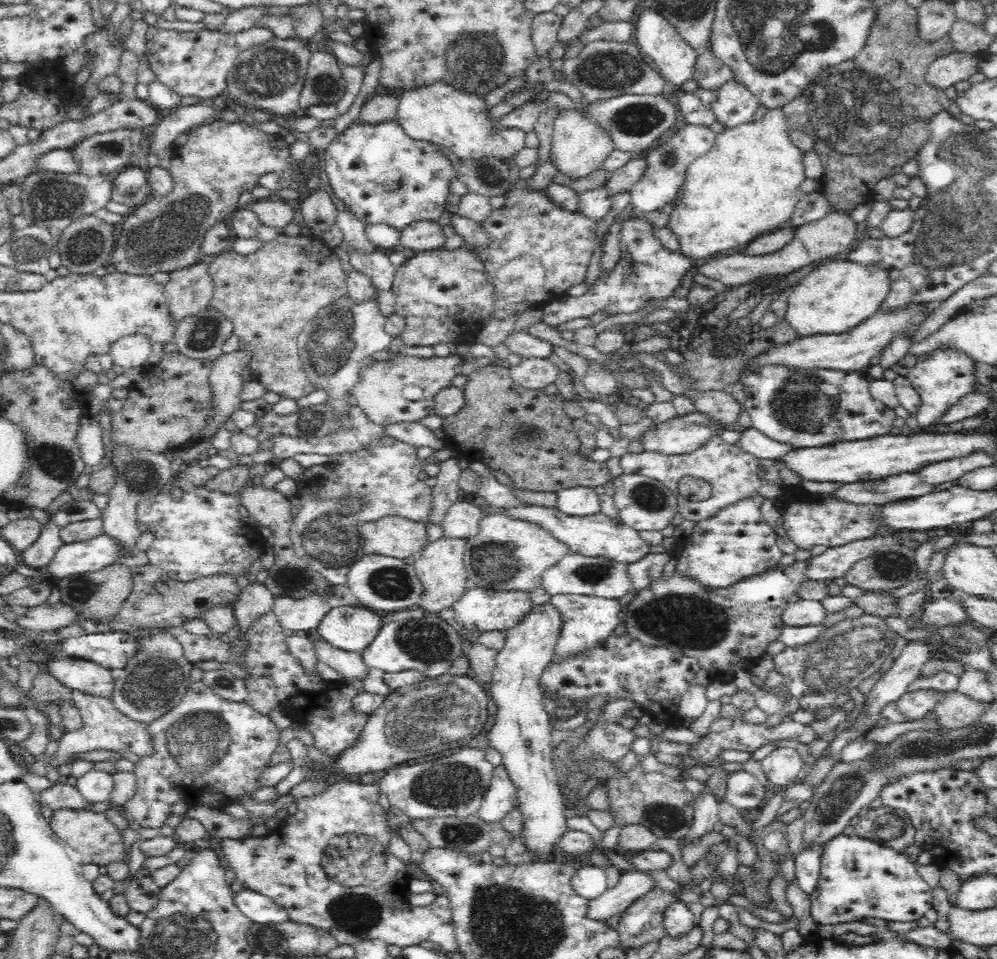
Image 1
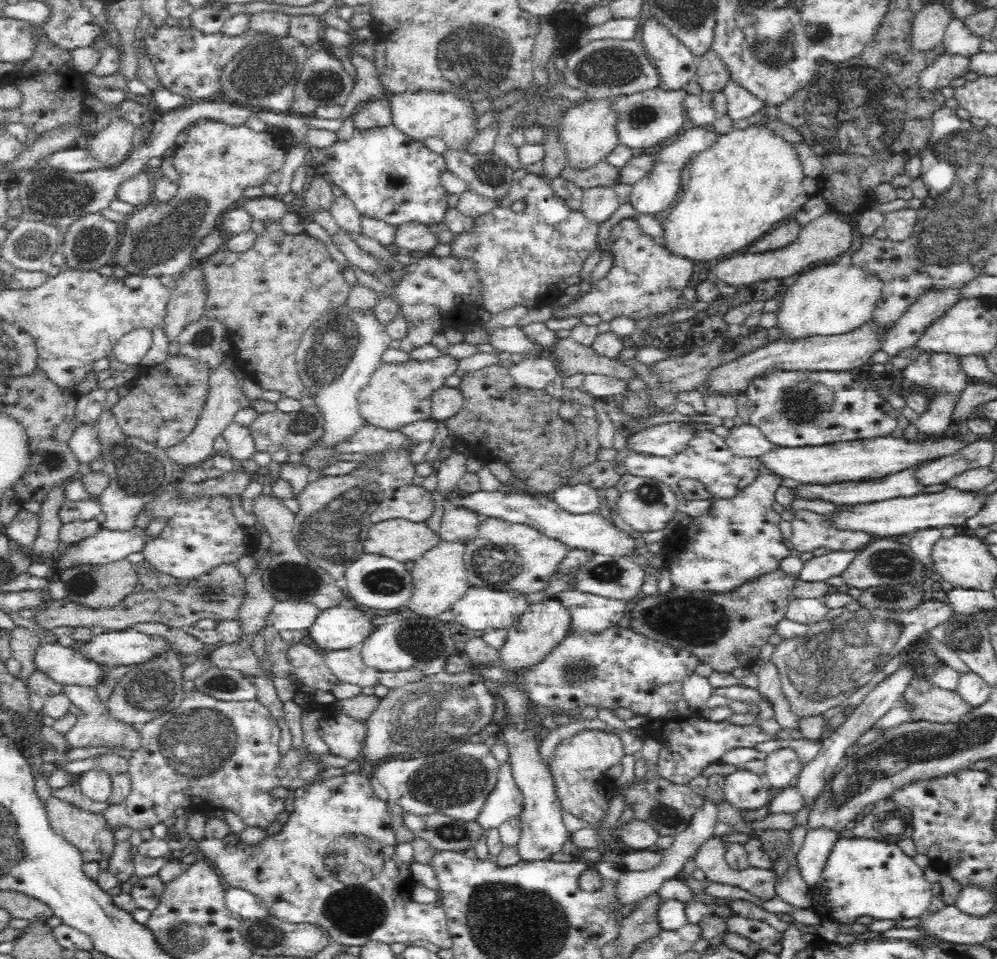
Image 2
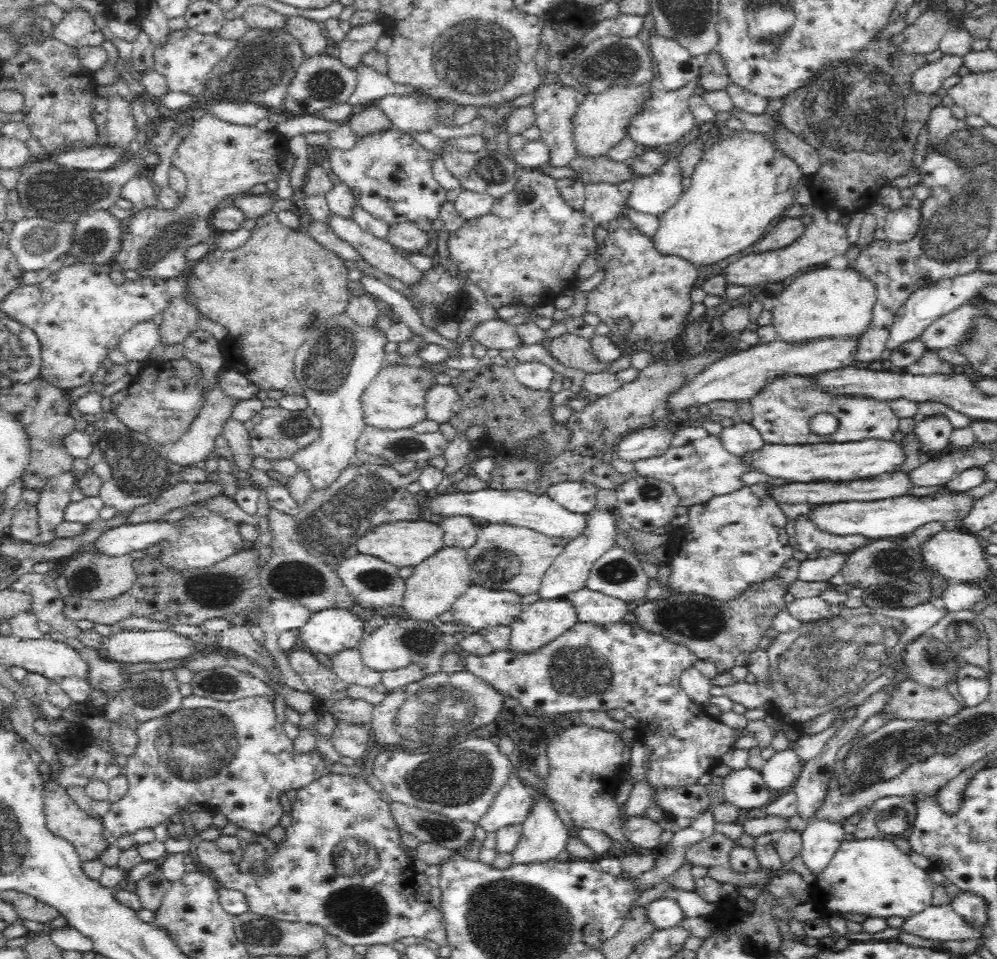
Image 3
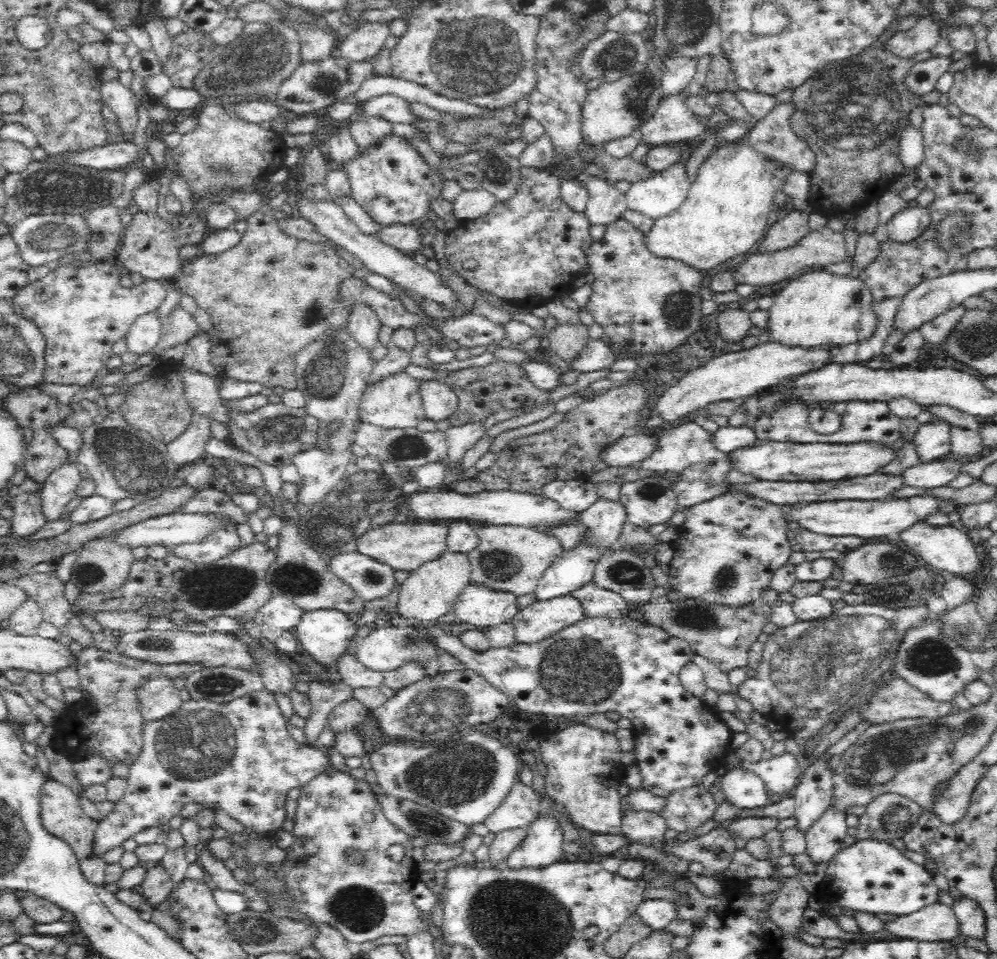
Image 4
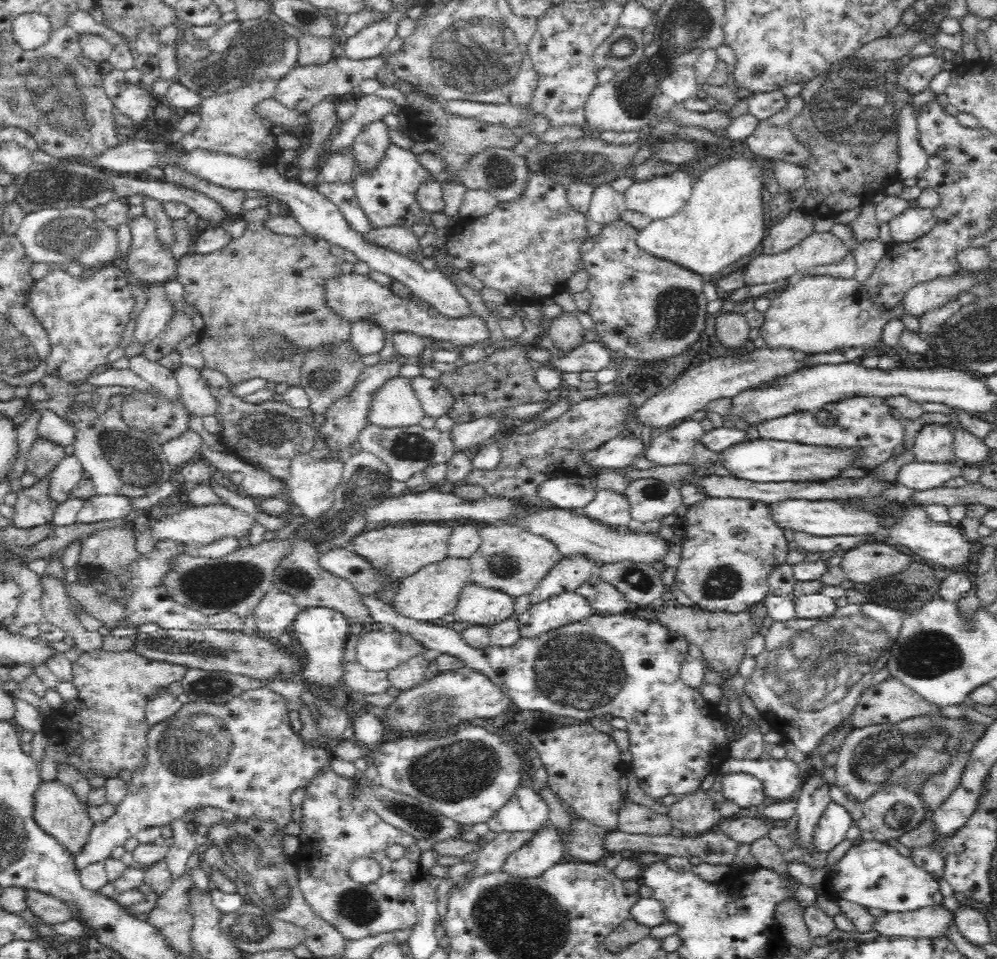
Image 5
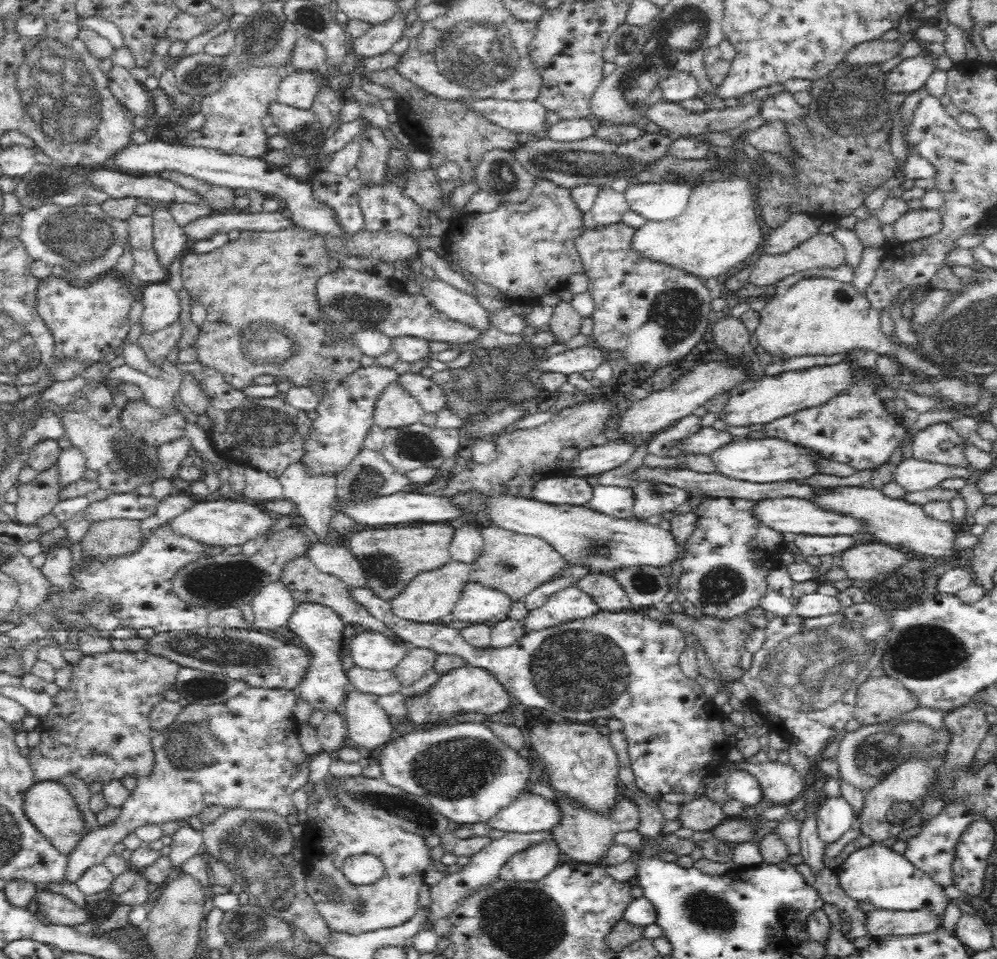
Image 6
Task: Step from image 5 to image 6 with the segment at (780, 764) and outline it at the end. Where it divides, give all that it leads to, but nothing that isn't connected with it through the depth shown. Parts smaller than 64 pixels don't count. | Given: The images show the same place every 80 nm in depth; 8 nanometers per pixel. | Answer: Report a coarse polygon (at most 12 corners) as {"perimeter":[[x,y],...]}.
{"perimeter":[[779,761],[737,763],[756,777],[763,799],[788,805],[804,777]]}

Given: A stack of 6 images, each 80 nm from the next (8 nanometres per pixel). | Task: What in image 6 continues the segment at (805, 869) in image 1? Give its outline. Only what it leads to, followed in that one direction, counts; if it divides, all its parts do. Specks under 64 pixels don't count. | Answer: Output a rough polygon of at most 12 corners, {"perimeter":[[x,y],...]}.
{"perimeter":[[842,796],[824,801],[817,815],[826,846],[840,840],[855,818]]}

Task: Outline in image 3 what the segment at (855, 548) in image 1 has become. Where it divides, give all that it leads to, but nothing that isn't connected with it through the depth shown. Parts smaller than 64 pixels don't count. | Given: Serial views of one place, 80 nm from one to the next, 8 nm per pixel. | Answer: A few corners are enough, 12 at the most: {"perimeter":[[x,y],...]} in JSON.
{"perimeter":[[847,554],[805,559],[800,580],[828,582],[840,573]]}

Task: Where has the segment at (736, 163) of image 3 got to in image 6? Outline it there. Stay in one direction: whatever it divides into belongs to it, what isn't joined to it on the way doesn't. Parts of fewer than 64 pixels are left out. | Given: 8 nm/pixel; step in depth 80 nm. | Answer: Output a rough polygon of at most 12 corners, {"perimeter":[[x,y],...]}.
{"perimeter":[[726,174],[635,229],[642,259],[716,279],[762,240],[754,192]]}

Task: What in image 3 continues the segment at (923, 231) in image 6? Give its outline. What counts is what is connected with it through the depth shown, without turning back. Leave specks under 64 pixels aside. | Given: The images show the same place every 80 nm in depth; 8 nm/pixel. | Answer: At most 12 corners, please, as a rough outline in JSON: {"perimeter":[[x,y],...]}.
{"perimeter":[[909,206],[889,212],[881,226],[890,242],[916,237],[920,209]]}

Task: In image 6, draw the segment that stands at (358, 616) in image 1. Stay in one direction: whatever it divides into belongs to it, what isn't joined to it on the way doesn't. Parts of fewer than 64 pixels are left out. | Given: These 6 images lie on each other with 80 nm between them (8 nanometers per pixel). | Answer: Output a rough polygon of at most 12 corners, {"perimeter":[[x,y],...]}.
{"perimeter":[[296,604],[285,630],[310,651],[299,694],[341,712],[346,624],[331,608]]}

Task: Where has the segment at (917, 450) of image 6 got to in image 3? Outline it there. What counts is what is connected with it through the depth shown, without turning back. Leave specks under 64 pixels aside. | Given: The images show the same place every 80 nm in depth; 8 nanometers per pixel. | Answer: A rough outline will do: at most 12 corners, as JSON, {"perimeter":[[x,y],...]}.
{"perimeter":[[944,414],[915,424],[920,453],[933,458],[949,451],[955,428]]}

